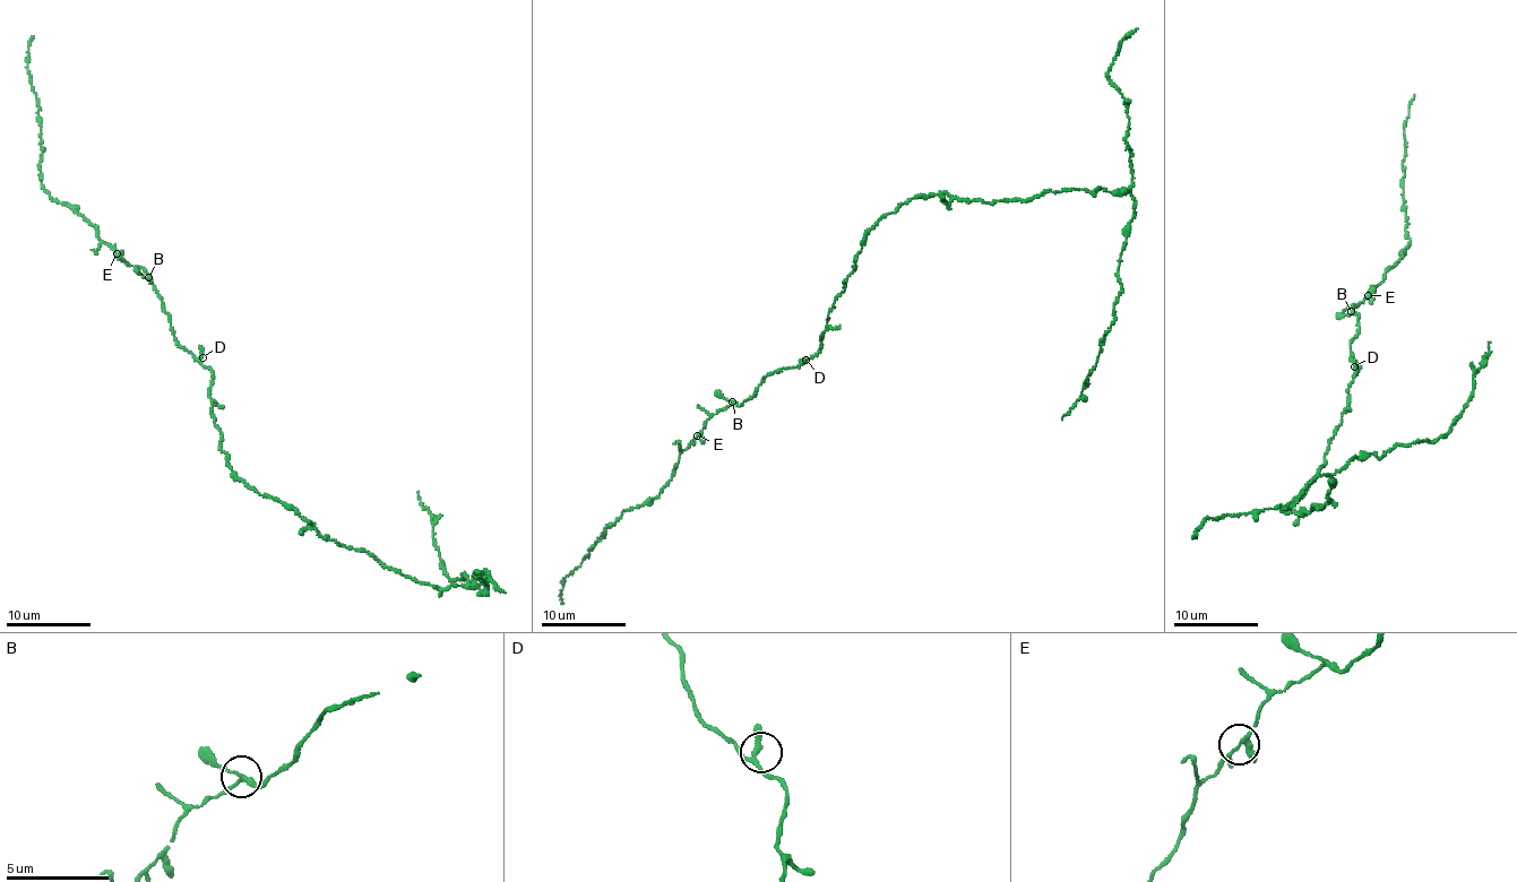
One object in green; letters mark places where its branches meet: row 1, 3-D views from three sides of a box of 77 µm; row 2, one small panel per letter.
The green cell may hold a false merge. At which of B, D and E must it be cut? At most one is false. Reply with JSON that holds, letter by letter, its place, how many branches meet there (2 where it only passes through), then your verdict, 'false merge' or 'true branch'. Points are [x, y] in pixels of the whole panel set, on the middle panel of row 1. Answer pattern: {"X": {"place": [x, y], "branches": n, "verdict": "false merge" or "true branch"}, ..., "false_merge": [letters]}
{"B": {"place": [732, 401], "branches": 3, "verdict": "true branch"}, "D": {"place": [806, 360], "branches": 3, "verdict": "true branch"}, "E": {"place": [697, 435], "branches": 3, "verdict": "true branch"}, "false_merge": []}

